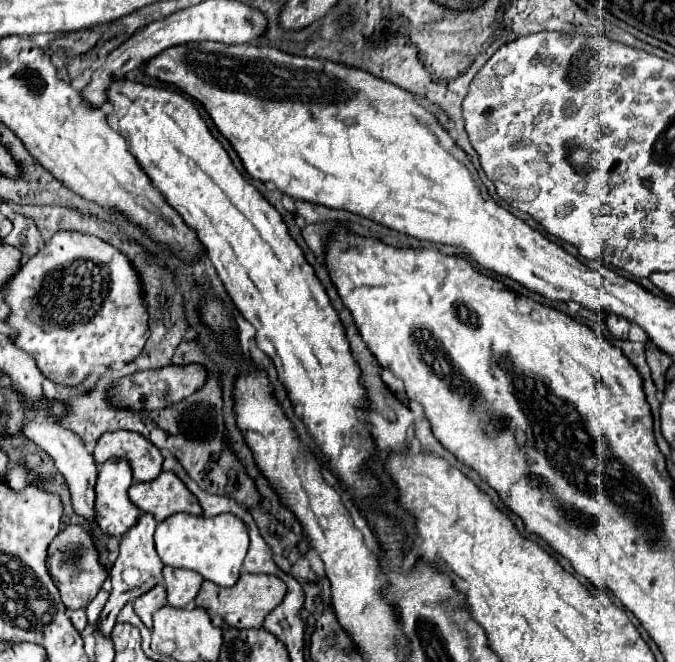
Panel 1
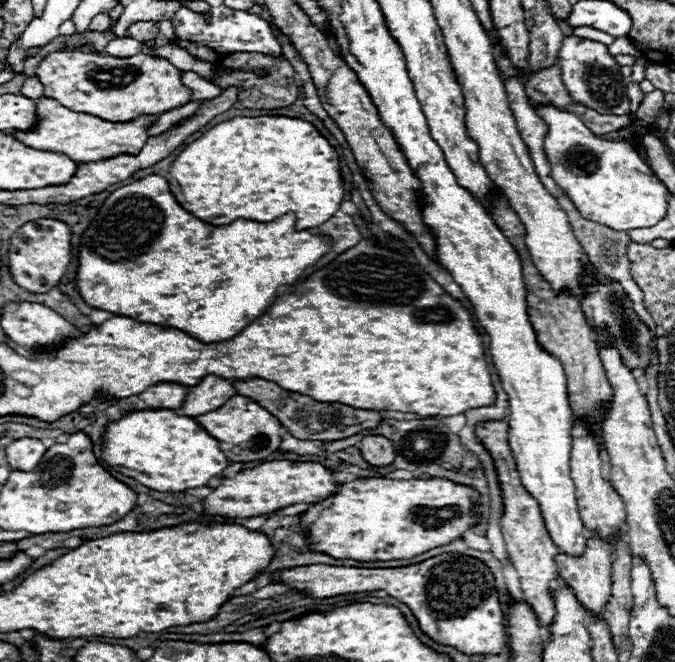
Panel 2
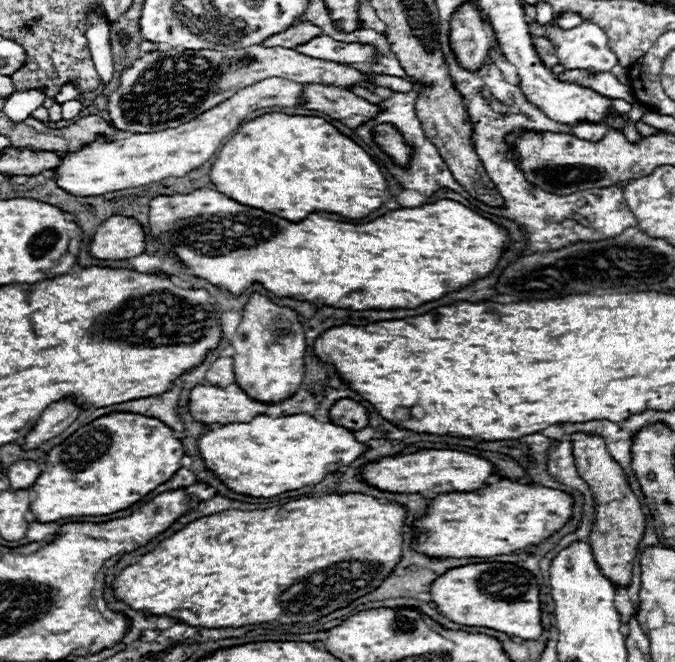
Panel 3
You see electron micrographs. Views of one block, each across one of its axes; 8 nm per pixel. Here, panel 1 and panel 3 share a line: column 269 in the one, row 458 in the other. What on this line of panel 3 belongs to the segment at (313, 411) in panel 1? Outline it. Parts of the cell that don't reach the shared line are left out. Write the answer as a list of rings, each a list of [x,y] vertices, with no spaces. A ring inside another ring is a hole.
[[[308,414],[282,418],[256,416],[250,422],[228,422],[198,438],[206,468],[230,490],[252,498],[270,498],[308,484],[318,484],[326,474],[354,462],[366,448],[350,430],[318,422]]]

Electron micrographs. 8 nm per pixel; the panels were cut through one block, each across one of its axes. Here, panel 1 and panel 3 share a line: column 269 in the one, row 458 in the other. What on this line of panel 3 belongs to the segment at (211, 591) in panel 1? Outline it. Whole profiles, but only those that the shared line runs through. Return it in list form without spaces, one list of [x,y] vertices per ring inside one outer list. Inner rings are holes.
[[[576,432],[570,438],[572,438],[572,452],[574,452],[578,474],[588,482],[596,504],[596,518],[588,538],[588,542],[592,544],[594,560],[614,584],[628,586],[632,578],[632,564],[638,554],[638,544],[642,540],[644,526],[646,526],[644,512],[624,476],[622,466],[608,454],[604,438],[586,432]]]

